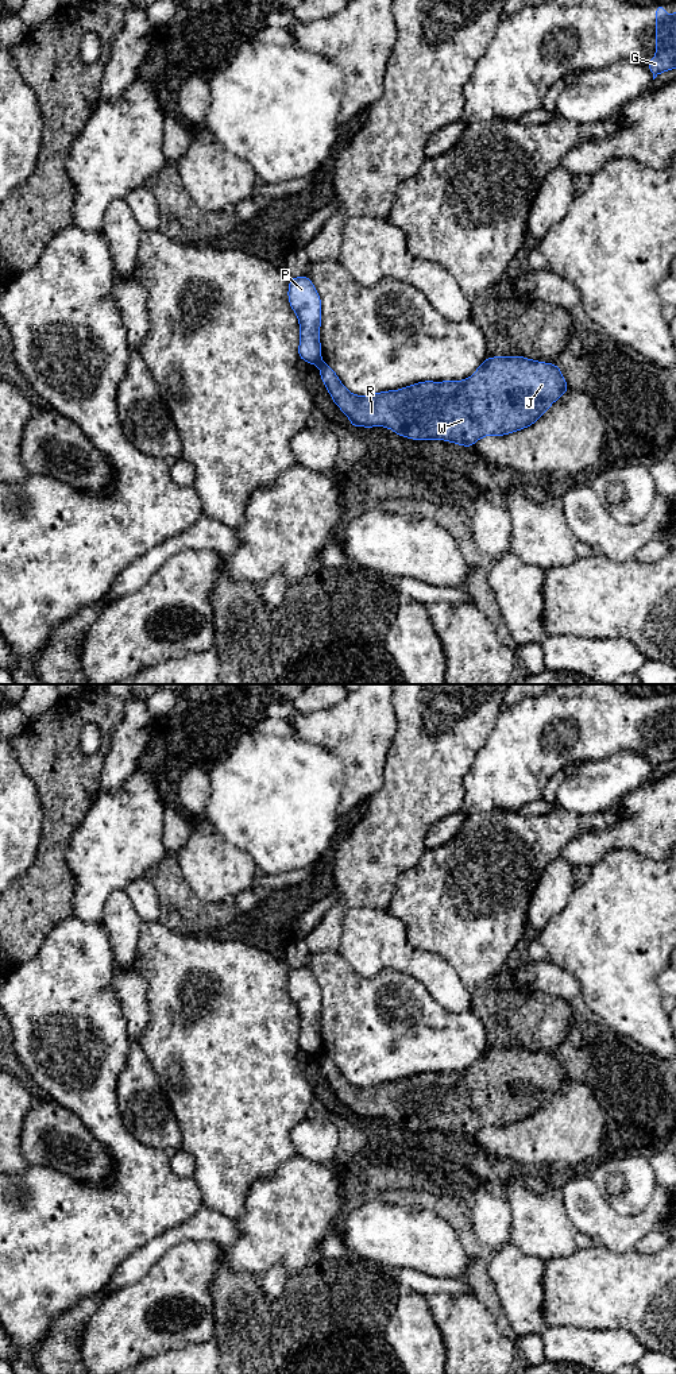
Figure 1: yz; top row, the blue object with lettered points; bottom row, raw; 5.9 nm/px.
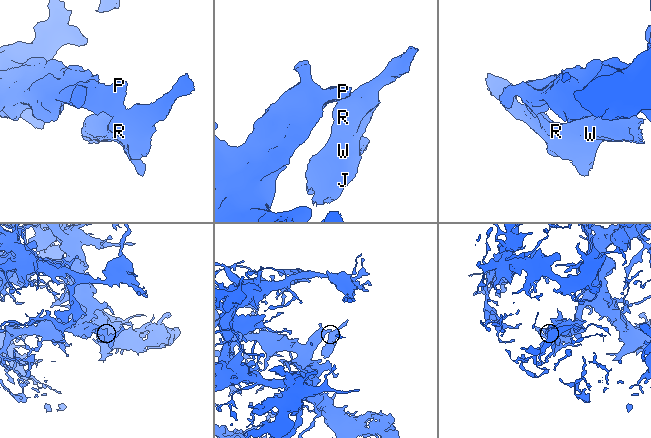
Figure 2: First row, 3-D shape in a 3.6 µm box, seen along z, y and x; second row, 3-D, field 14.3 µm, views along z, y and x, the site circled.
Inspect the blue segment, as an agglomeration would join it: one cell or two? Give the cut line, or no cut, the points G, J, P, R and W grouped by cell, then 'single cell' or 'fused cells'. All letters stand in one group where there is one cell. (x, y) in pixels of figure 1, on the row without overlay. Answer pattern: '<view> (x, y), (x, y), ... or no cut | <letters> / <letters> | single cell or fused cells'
yz (321, 1052), (317, 1056) | G P / J R W | fused cells

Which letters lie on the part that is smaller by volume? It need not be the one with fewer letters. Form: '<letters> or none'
J, R, W

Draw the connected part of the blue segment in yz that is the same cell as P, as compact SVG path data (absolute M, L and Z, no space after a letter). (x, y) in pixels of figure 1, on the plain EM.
M308 966L290 969L287 988L300 1014L300 1050L318 1057L322 1053L320 1034L321 989L316 977Z

